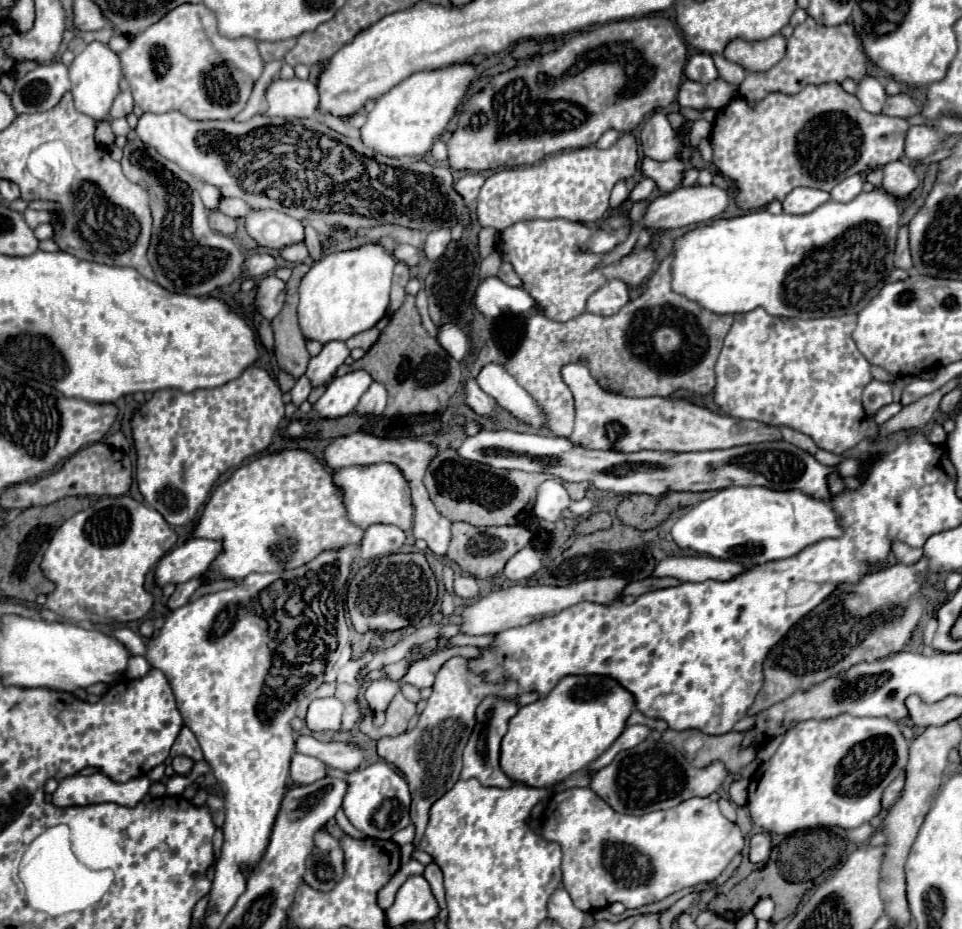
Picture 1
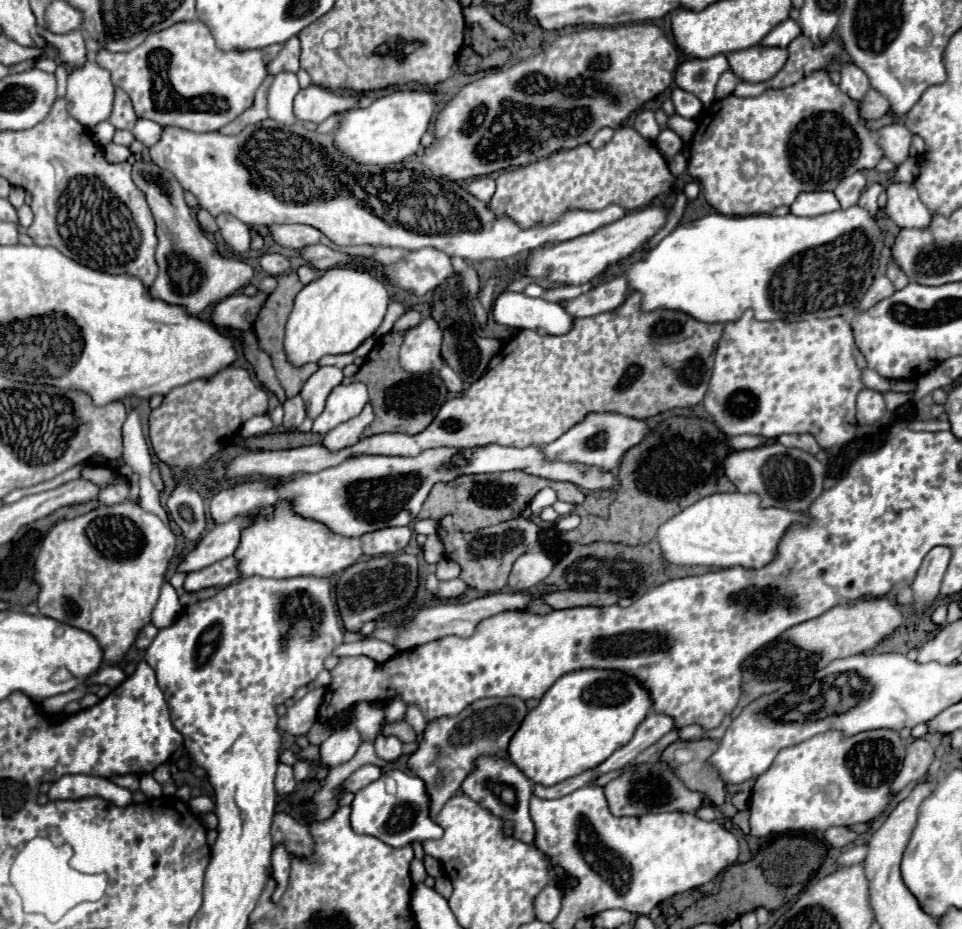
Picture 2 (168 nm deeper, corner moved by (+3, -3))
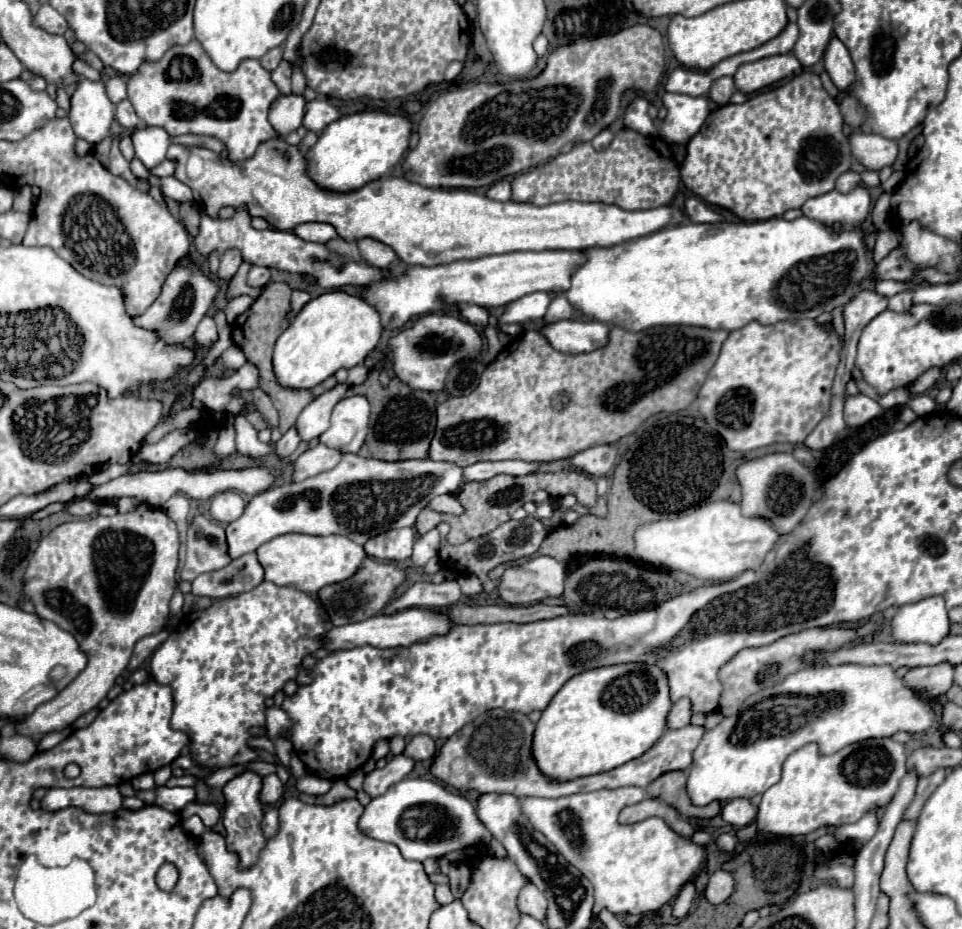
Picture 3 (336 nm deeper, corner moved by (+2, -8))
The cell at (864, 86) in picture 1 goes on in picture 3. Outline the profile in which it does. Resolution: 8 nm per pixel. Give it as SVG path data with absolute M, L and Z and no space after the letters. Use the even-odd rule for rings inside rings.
M831 38L827 50L825 50L825 70L829 72L833 84L841 92L849 92L855 76L853 76L853 62L849 56L849 50L839 38Z

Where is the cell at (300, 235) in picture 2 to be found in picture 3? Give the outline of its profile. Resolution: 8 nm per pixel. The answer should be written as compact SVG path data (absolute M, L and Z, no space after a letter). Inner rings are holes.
M307 222L307 224L299 224L293 228L293 232L297 236L301 236L303 240L309 240L309 242L329 242L331 238L337 238L337 230L331 226L331 224L325 224L325 222Z

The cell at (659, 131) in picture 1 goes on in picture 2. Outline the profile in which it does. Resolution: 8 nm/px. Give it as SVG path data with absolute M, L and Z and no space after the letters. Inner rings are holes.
M642 111L638 113L636 117L636 123L634 123L634 129L648 141L654 141L658 137L658 123L654 119L654 113L652 111Z

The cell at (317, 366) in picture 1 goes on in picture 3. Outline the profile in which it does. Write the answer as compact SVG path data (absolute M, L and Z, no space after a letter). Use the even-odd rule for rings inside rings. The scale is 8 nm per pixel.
M337 384L333 390L325 392L323 396L315 398L297 418L297 434L303 442L309 442L313 438L319 438L329 428L329 418L335 408L335 404L343 398L347 390L347 384Z

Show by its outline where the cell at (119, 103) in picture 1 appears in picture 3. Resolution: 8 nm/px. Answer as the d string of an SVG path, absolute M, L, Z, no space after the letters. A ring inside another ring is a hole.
M123 100L123 102L117 104L115 118L117 118L117 120L121 122L121 126L125 126L125 128L137 128L137 126L141 126L141 120L139 120L139 116L135 114L135 110L133 110L133 106L131 106L129 100Z

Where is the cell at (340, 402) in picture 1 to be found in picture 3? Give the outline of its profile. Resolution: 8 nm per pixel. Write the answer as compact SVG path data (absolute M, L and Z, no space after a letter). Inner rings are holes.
M363 396L343 398L331 416L331 426L319 442L341 454L357 454L369 430L369 402Z

